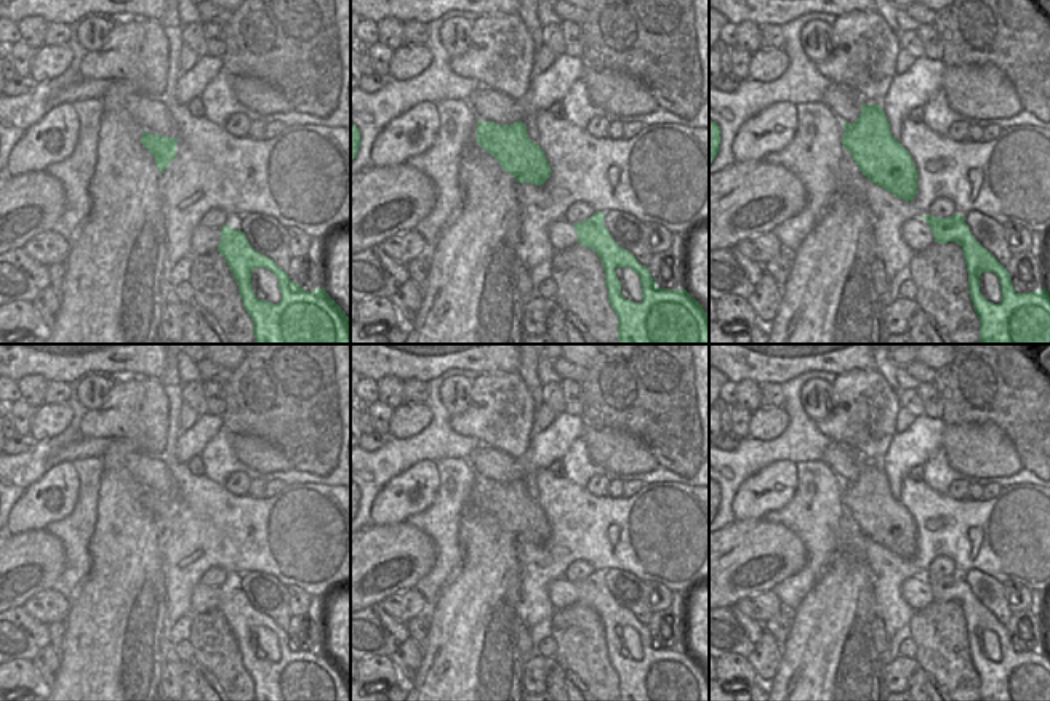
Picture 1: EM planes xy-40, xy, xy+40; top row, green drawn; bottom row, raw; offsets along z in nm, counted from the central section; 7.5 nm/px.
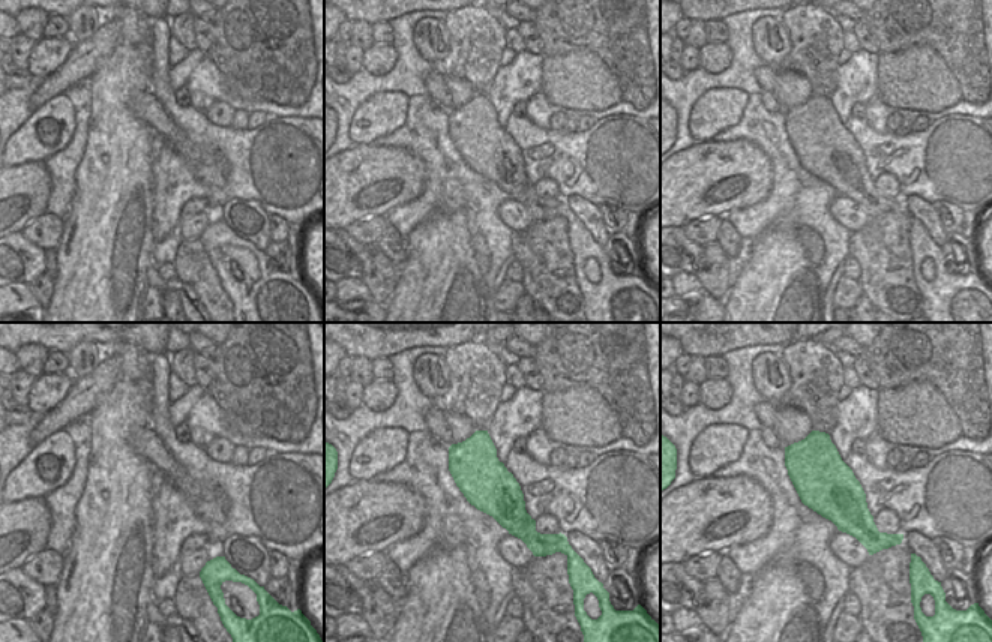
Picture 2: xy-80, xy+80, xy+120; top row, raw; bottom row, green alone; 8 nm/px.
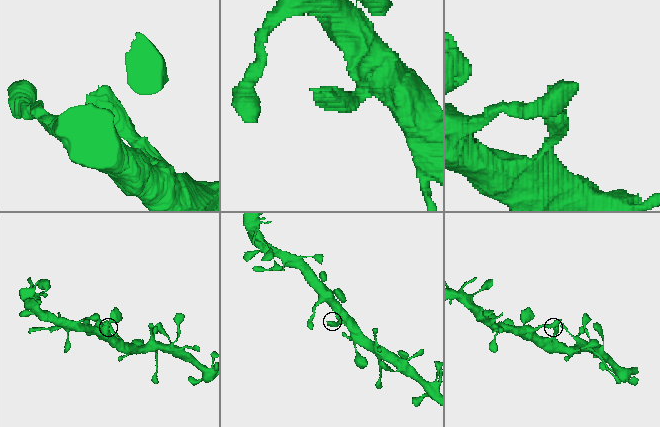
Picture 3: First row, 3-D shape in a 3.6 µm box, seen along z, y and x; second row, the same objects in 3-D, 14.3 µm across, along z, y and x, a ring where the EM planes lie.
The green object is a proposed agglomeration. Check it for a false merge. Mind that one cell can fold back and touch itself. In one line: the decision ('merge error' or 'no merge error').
no merge error

